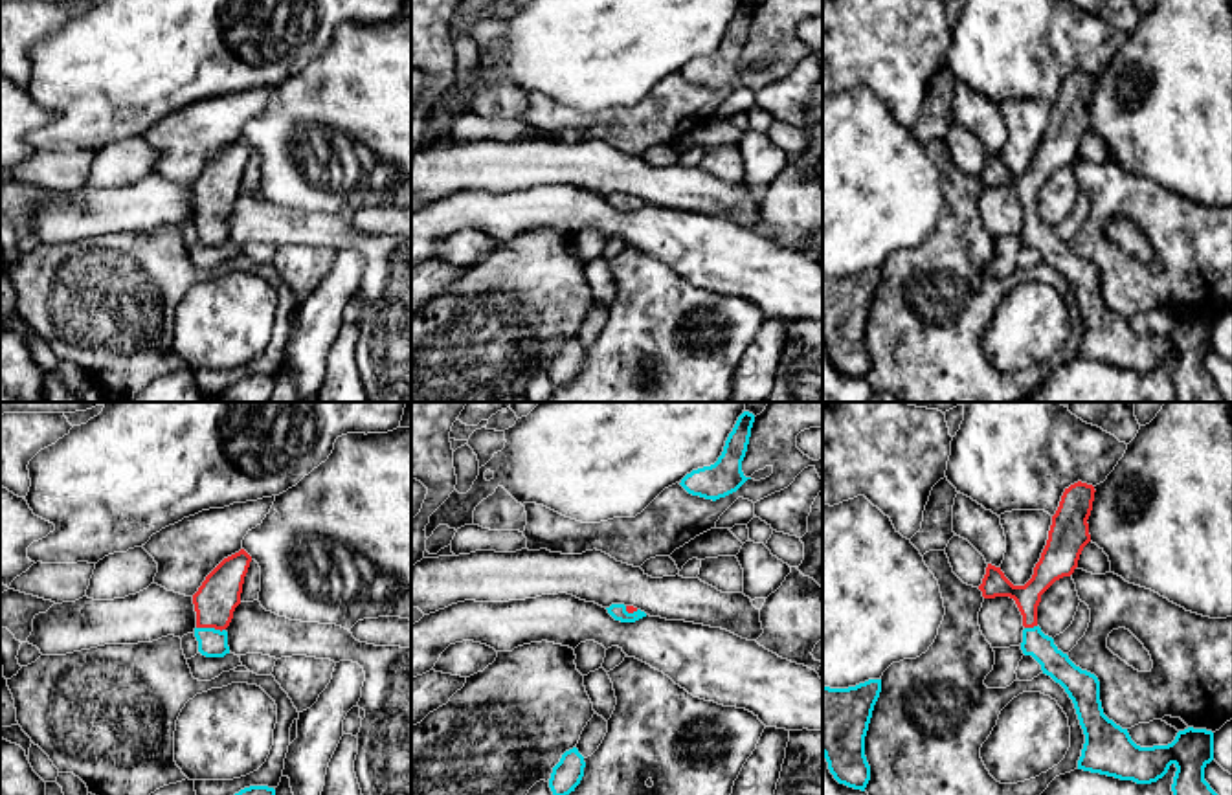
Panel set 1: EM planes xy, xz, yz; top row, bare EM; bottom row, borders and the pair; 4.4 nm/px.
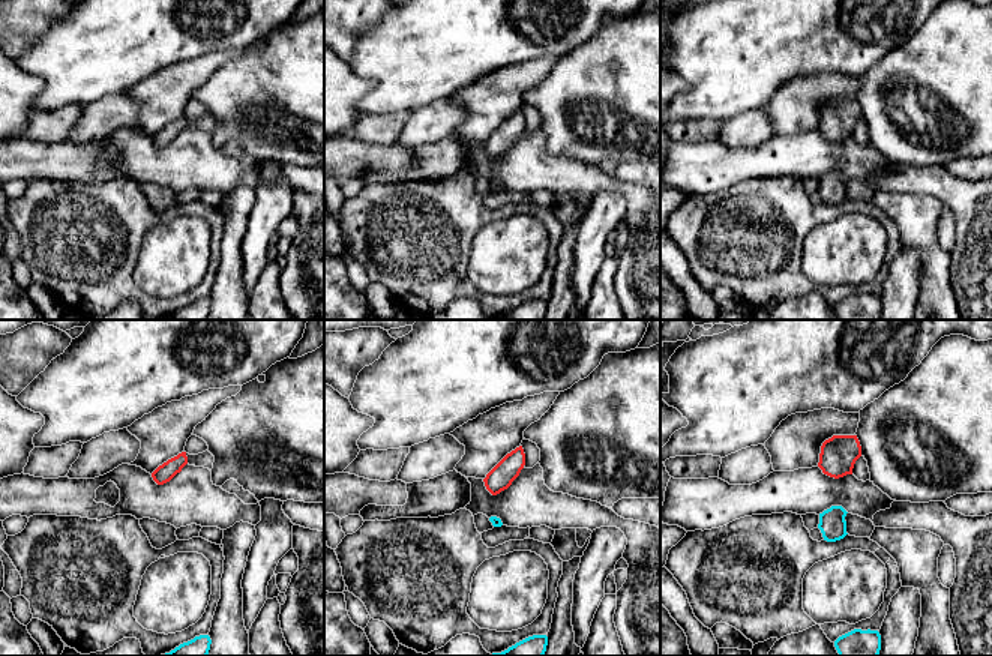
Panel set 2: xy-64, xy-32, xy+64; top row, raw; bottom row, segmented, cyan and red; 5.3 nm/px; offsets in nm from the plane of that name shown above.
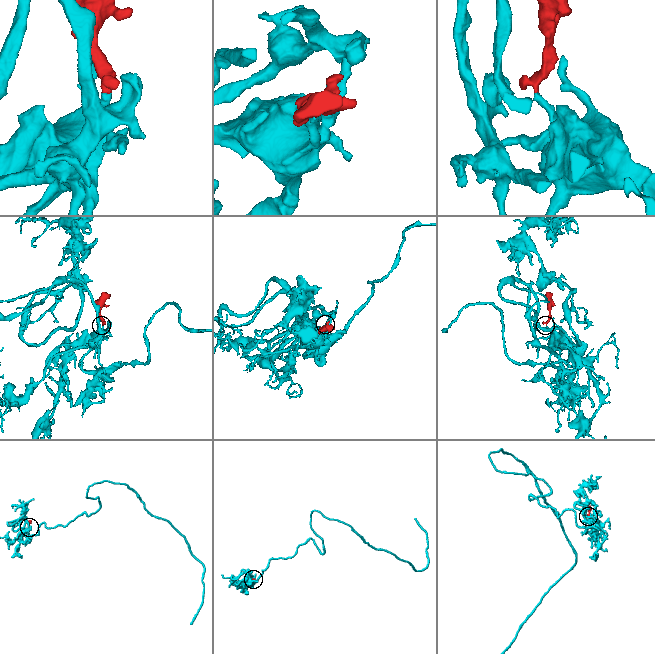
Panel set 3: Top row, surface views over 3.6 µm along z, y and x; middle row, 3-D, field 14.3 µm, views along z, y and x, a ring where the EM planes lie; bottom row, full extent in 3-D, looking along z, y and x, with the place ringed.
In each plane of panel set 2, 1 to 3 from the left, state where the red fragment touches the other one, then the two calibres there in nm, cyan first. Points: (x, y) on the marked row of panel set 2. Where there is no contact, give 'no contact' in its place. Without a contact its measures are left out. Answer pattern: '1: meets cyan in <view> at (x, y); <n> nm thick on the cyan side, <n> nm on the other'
1: no contact
2: no contact
3: no contact

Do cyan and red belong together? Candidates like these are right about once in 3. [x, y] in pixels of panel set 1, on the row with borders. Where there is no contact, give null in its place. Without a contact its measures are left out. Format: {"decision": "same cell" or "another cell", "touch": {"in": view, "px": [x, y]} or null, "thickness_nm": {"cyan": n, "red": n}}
{"decision": "same cell", "touch": {"in": "xy", "px": [212, 628]}, "thickness_nm": {"cyan": 130, "red": 190}}

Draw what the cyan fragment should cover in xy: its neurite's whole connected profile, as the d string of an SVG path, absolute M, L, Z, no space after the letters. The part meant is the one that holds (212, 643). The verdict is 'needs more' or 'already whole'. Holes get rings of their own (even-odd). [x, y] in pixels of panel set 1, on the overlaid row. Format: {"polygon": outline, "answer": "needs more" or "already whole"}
{"polygon": "M241 549L224 558L193 595L196 611L195 637L198 652L206 657L230 654L228 632L235 608L241 604L244 577L252 556Z", "answer": "needs more"}

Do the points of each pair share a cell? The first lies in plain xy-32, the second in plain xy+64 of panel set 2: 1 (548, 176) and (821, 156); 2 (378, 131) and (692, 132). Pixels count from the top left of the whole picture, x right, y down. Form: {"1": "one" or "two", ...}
{"1": "two", "2": "one"}

